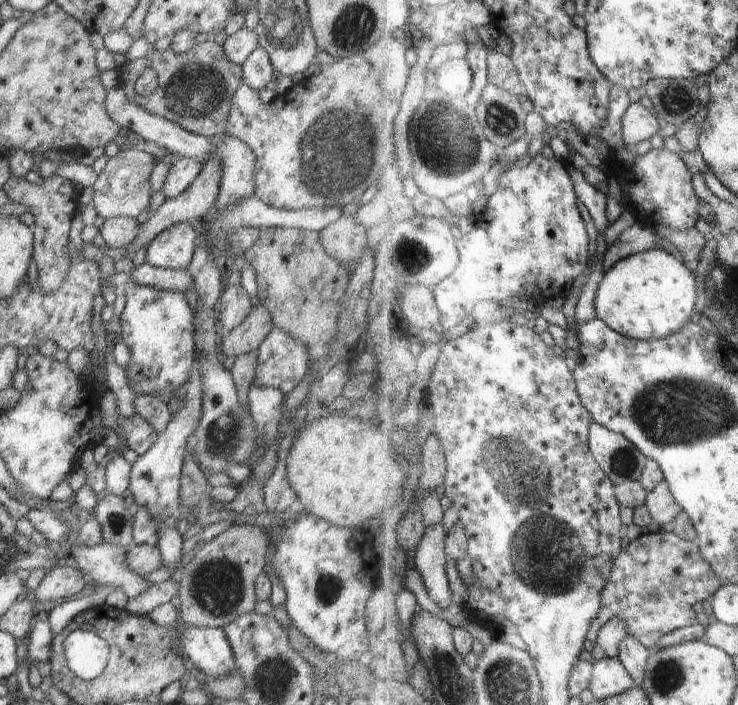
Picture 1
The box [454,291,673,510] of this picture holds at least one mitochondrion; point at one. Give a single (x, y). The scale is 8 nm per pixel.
(519, 476)

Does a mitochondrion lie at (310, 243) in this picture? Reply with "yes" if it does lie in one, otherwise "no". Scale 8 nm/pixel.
no

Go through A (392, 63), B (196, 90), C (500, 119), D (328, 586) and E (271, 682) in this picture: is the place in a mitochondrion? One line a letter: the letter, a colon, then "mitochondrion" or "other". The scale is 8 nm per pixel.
A: other
B: mitochondrion
C: mitochondrion
D: mitochondrion
E: mitochondrion

